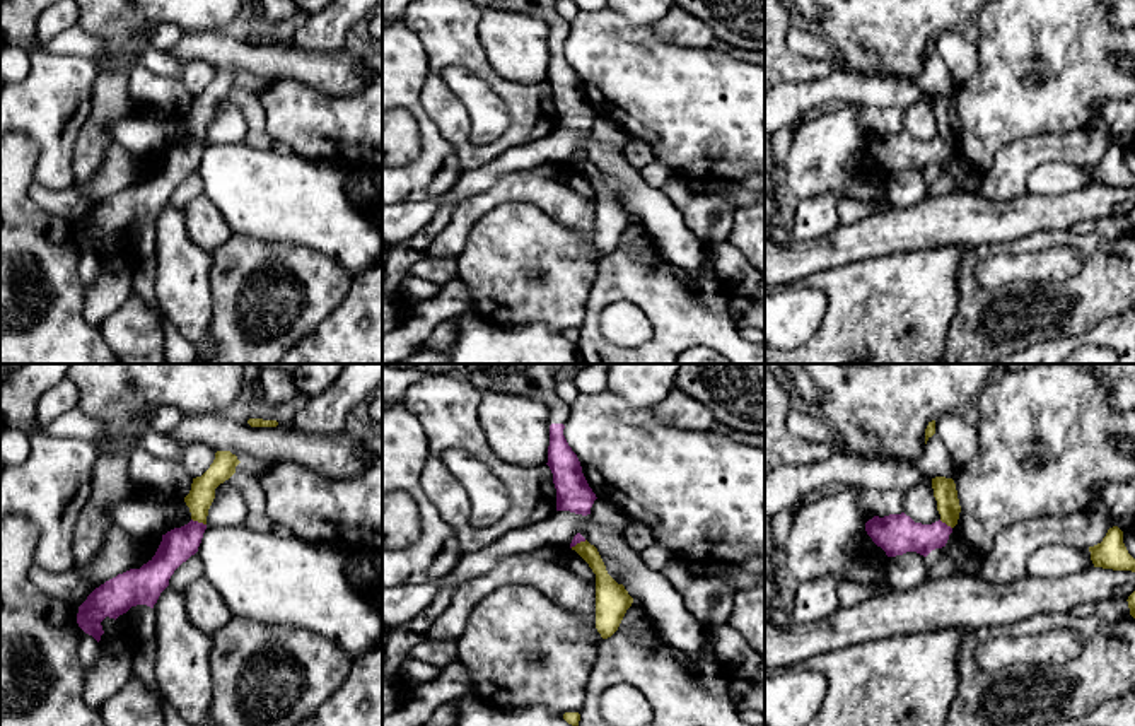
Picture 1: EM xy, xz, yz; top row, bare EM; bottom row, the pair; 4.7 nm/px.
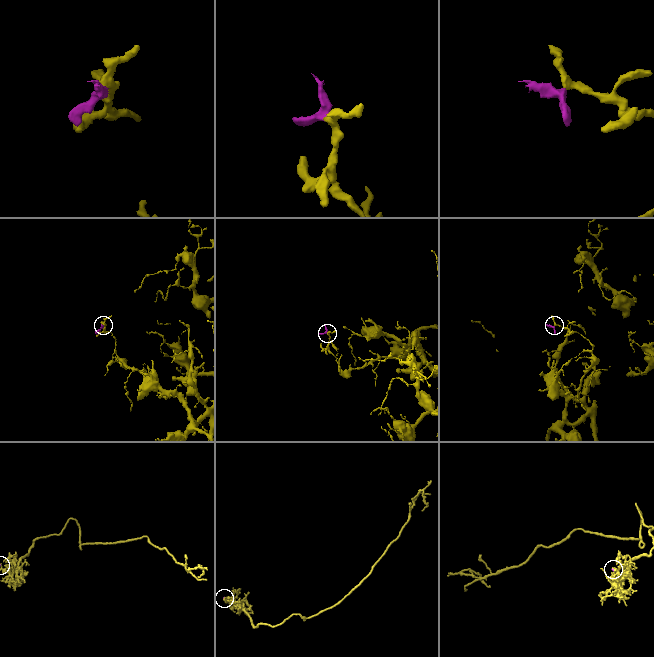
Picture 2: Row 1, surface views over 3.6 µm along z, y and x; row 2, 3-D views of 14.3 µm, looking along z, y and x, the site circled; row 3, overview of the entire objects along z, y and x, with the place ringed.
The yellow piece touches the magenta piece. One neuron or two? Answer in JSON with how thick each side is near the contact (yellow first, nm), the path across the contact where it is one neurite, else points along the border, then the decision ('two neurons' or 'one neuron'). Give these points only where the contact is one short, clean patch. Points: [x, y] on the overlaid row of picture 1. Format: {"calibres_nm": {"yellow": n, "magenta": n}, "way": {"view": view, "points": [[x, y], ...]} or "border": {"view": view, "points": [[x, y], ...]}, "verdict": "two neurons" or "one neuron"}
{"calibres_nm": {"yellow": 120, "magenta": 160}, "border": {"view": "xy", "points": [[192, 518], [205, 525]]}, "verdict": "two neurons"}

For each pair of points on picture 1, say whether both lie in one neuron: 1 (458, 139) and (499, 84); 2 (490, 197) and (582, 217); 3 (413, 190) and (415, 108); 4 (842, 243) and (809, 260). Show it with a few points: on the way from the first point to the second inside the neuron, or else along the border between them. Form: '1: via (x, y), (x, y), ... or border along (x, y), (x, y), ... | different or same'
1: via (483, 151), (495, 149), (518, 128), (518, 110) | same
2: via (512, 190), (555, 190), (560, 195) | same
3: via (429, 169), (427, 128) | same
4: via (835, 251), (818, 253) | same

